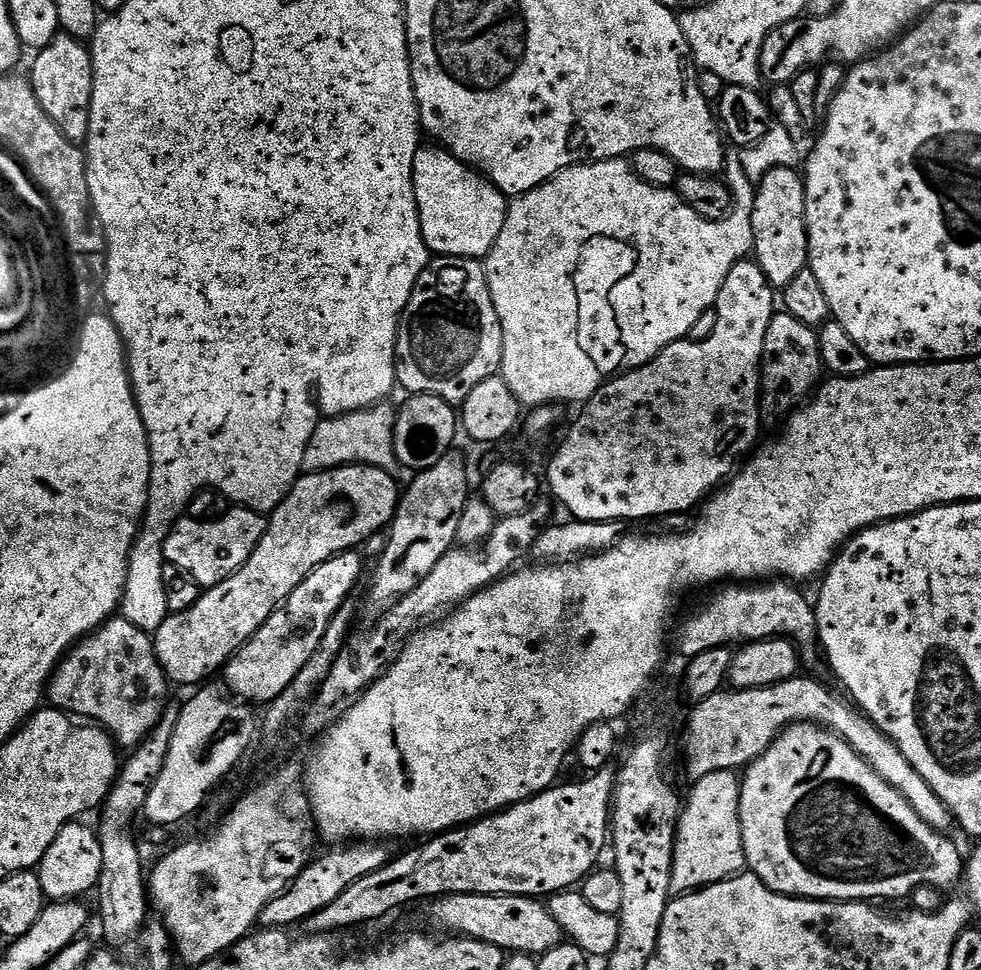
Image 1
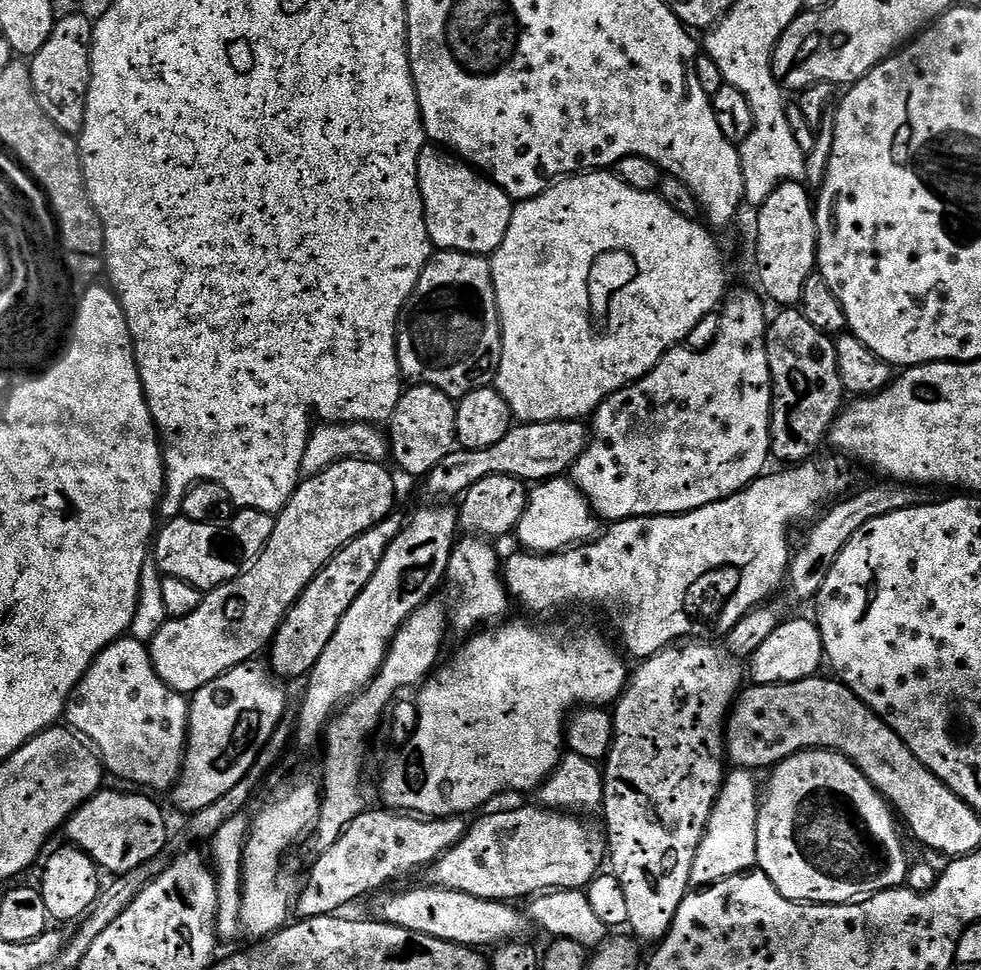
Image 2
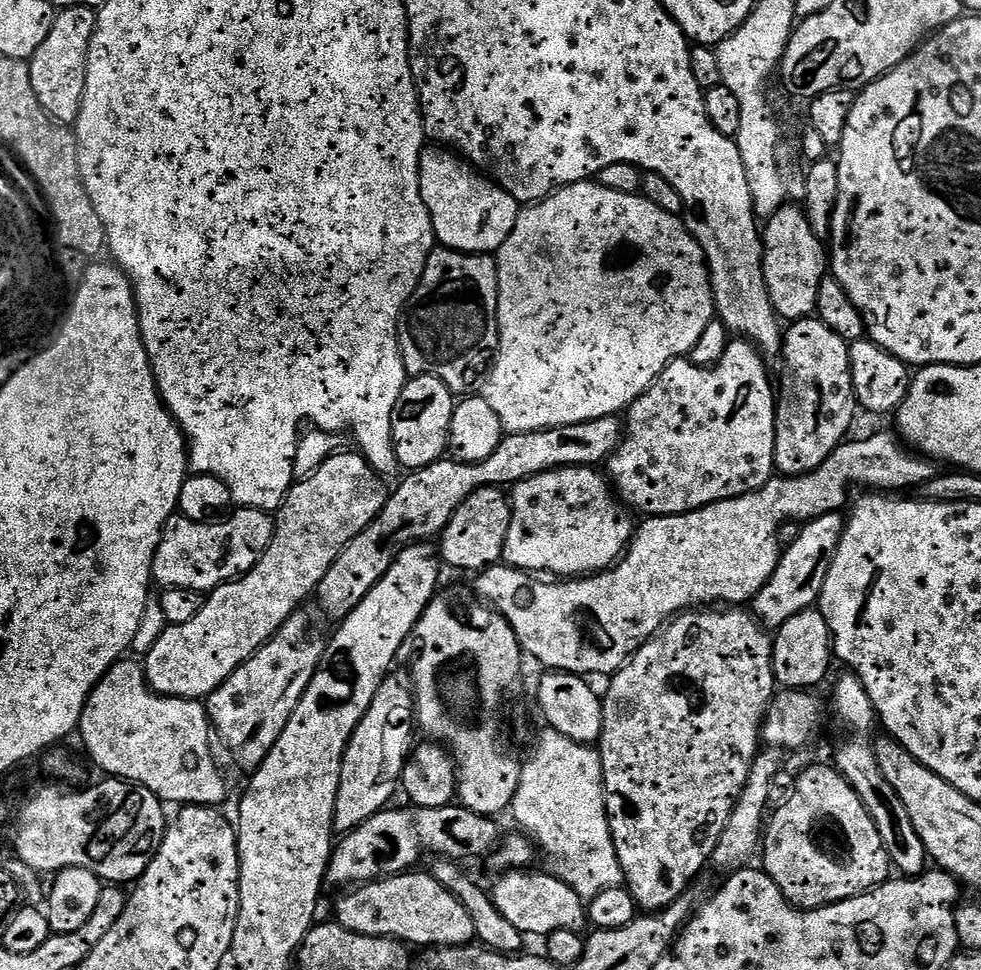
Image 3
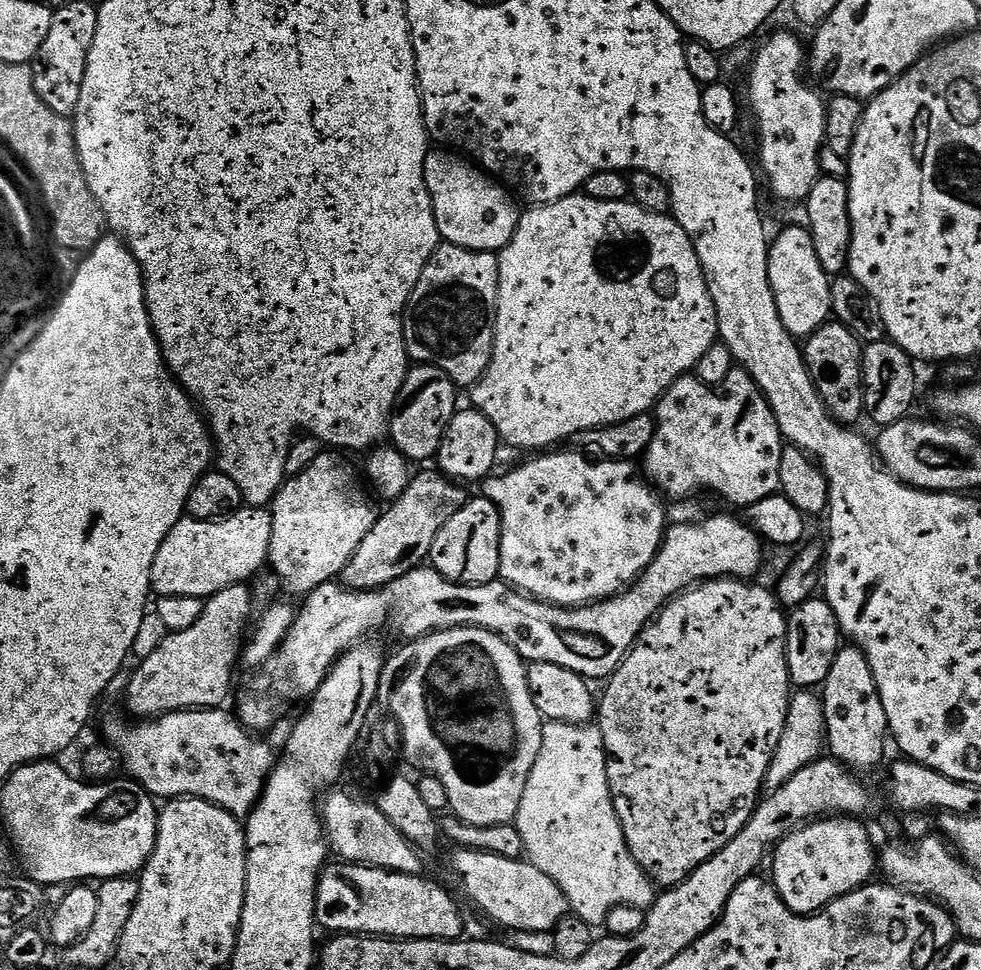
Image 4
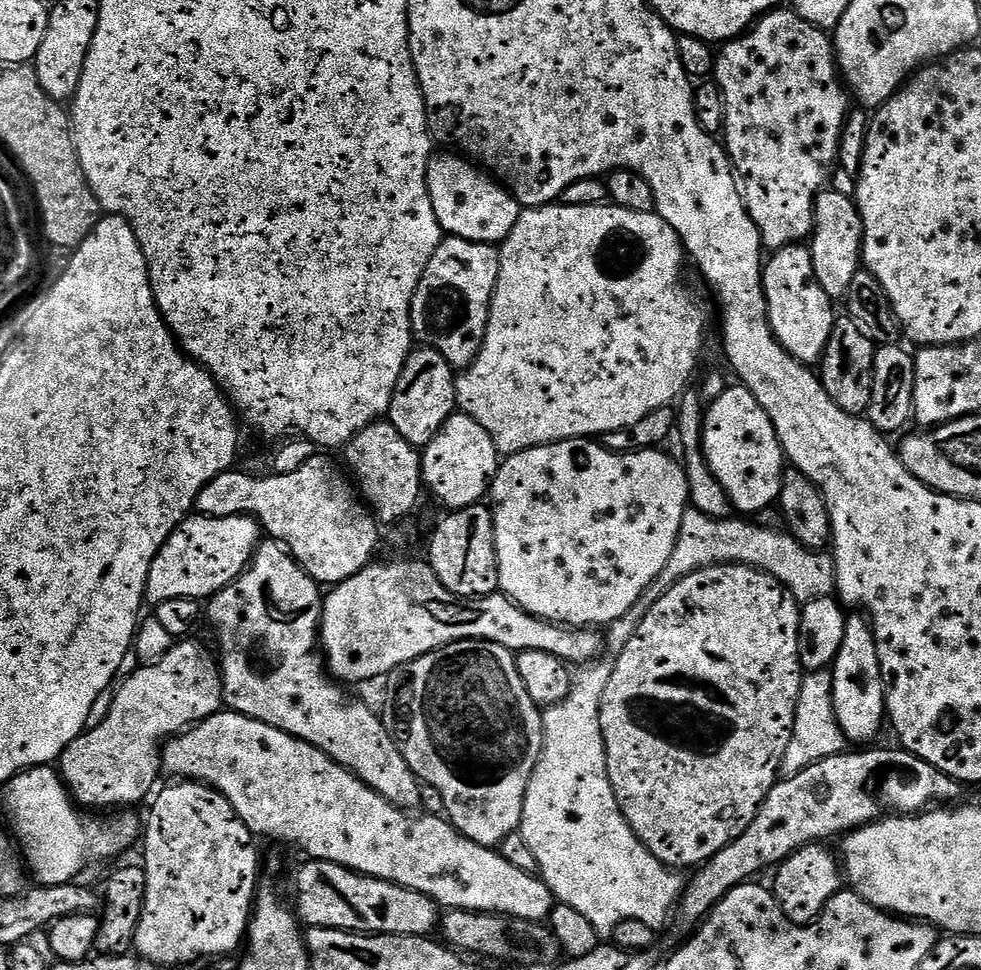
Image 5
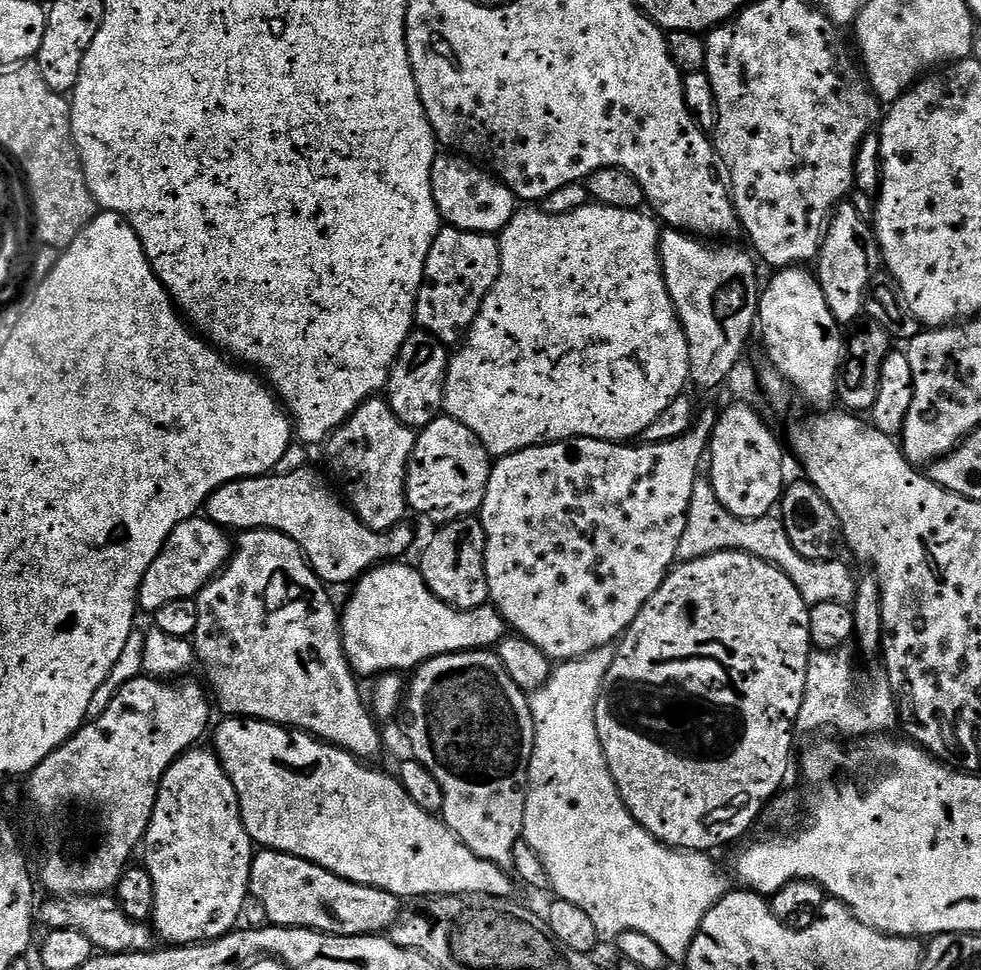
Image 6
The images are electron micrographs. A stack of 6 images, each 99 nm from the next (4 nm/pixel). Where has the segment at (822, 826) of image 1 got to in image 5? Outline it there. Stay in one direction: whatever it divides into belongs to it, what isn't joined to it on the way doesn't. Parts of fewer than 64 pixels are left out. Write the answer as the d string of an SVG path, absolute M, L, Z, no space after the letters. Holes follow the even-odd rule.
M823 843L806 844L792 853L775 869L776 903L784 912L784 917L794 924L811 924L828 904L830 898L842 888L842 864L832 857L832 852Z

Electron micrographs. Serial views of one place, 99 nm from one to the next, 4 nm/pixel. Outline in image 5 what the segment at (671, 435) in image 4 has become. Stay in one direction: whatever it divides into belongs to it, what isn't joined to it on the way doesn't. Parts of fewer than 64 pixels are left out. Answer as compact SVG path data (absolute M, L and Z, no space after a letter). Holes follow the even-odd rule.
M728 386L704 414L704 453L712 473L740 514L759 514L779 501L786 471L784 447L758 398L743 386Z

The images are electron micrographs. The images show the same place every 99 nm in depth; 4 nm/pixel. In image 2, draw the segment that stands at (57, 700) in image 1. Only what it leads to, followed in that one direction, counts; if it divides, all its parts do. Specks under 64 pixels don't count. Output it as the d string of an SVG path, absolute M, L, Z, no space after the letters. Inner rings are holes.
M121 638L115 640L106 650L94 658L90 670L78 682L70 694L66 709L67 727L75 730L83 739L91 742L105 769L120 780L141 784L141 789L171 789L180 779L180 769L184 767L184 753L188 747L188 705L189 697L176 692L156 672L152 664L149 645L143 640Z

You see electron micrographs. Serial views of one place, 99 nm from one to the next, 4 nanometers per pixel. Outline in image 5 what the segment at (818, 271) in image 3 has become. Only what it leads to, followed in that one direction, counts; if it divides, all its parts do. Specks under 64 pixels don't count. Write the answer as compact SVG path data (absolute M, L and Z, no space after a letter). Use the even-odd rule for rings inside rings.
M807 243L775 249L771 256L764 265L764 293L772 332L795 360L809 366L815 365L824 355L832 327L838 319L837 313L832 313L834 301L826 294L826 290L822 290L814 274L812 249Z

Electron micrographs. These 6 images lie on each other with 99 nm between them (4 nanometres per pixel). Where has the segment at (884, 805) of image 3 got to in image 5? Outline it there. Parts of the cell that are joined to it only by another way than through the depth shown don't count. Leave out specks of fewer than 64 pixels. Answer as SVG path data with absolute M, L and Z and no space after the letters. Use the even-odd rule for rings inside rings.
M856 610L845 615L846 630L842 638L842 646L838 650L836 660L832 663L832 701L834 702L834 718L842 730L845 741L852 746L868 746L886 724L886 705L888 696L884 693L882 666L878 662L878 646L876 635L872 629L872 621L863 611Z

